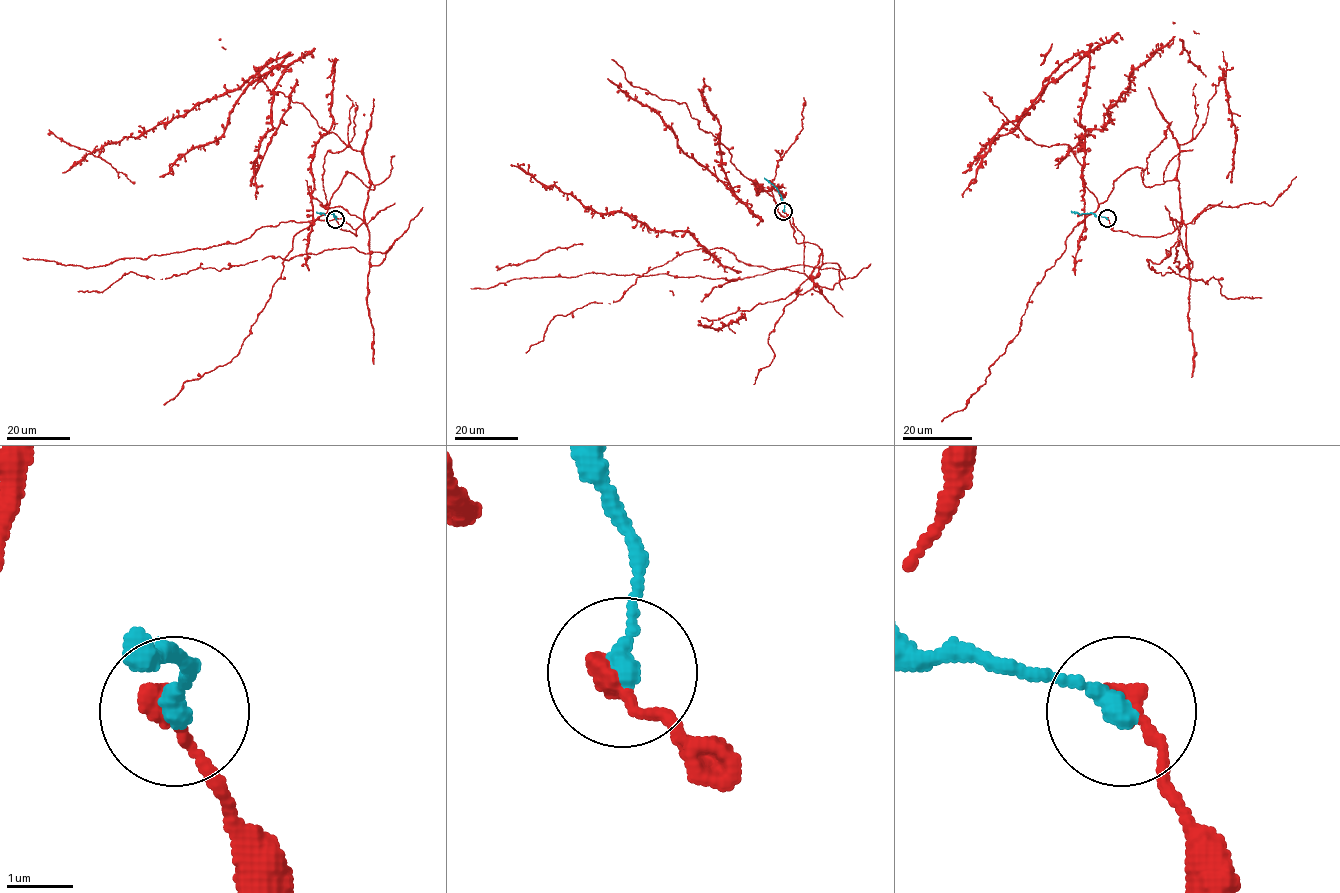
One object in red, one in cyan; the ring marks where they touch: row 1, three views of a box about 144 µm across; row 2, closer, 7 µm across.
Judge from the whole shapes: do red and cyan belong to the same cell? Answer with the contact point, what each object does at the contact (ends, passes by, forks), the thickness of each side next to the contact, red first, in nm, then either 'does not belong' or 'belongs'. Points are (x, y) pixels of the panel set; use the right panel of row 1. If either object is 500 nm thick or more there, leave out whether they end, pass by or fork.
place (1107, 218); red ends; cyan ends; calibres 340 and 320 nm; belongs

